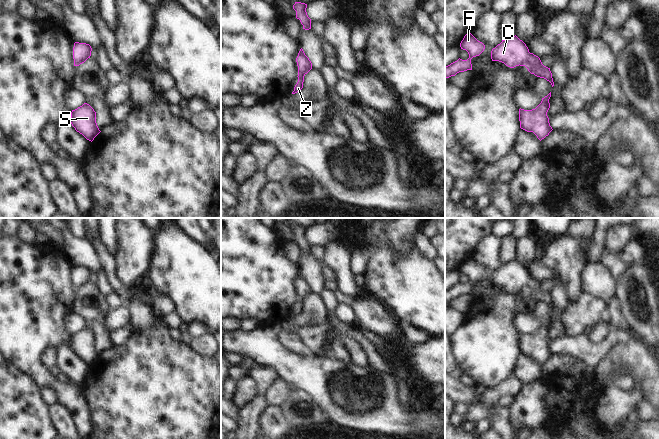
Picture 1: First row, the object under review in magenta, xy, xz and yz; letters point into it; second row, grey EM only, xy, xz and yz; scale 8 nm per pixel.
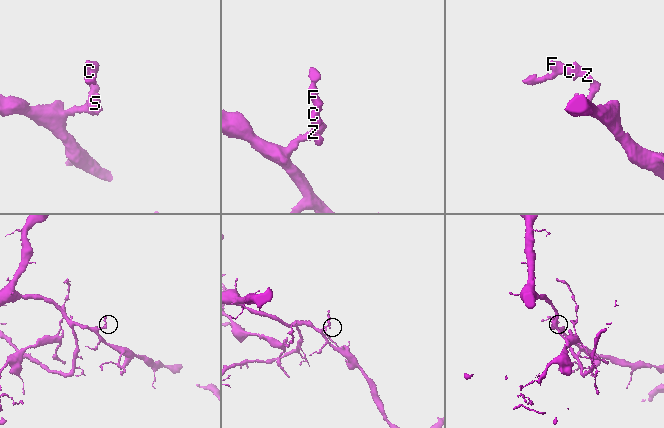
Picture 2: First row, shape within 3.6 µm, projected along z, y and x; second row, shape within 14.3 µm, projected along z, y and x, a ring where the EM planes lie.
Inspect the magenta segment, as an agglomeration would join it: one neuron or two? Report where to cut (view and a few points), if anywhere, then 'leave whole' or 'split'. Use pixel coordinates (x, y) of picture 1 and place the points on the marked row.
cut none; leave whole

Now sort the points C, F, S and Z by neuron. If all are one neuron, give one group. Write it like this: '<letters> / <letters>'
C F S Z

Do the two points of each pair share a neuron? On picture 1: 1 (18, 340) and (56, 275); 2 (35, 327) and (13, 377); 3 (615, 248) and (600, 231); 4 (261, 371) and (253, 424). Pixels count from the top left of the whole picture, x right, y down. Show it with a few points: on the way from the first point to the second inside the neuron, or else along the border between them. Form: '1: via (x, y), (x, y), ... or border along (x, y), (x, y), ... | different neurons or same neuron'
1: via (26, 324), (26, 309), (40, 291) | same neuron
2: border along (10, 361), (29, 373), (37, 381) | different neurons
3: border along (611, 228), (608, 231), (605, 246) | different neurons
4: via (263, 384), (261, 404), (254, 411) | same neuron

